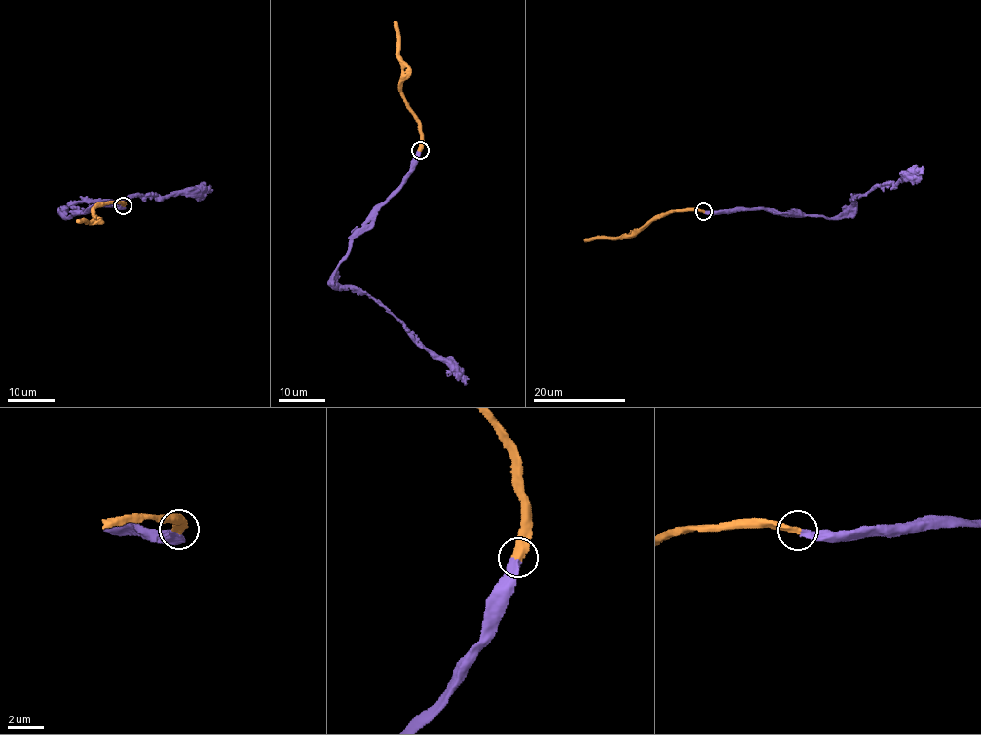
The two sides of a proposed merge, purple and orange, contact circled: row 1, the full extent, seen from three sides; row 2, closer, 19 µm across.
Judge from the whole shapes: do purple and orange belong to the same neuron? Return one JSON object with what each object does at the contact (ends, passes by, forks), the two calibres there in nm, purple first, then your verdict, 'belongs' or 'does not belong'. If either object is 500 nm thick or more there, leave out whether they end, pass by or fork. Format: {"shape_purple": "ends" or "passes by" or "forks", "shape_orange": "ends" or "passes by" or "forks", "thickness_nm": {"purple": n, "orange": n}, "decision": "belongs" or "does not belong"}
{"shape_purple": "ends", "shape_orange": "ends", "thickness_nm": {"purple": 440, "orange": 440}, "decision": "belongs"}

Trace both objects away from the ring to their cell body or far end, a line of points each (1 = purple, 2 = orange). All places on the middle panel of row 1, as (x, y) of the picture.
1: (420, 150), (405, 182), (352, 239), (335, 275), (342, 287), (358, 288), (374, 298), (465, 385)
2: (420, 149), (420, 121), (402, 93), (402, 62), (398, 54), (398, 29), (394, 22)

